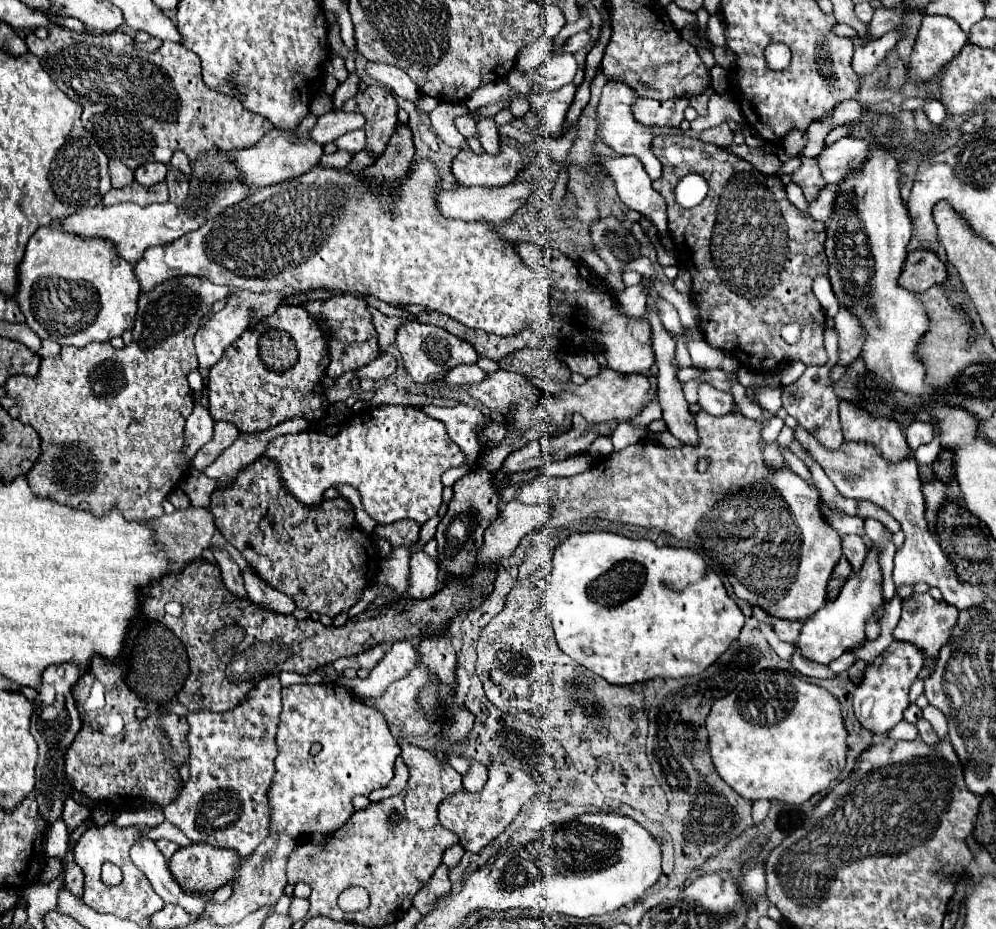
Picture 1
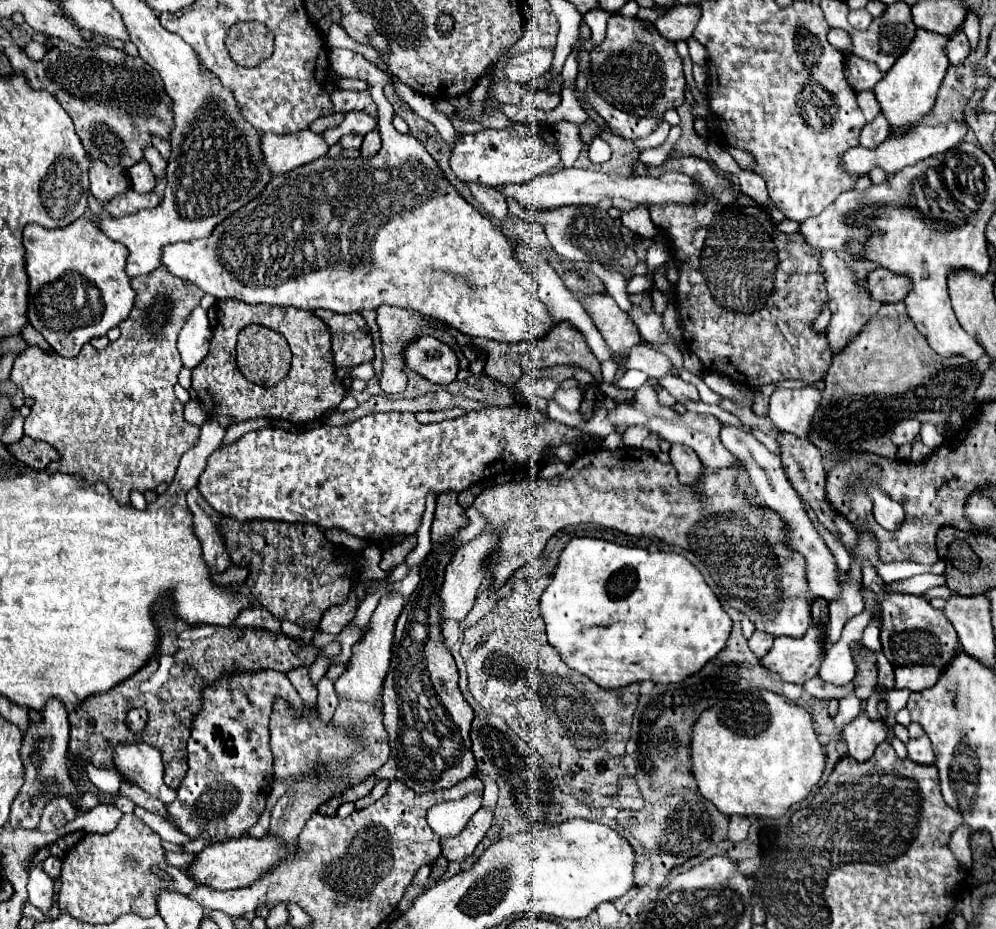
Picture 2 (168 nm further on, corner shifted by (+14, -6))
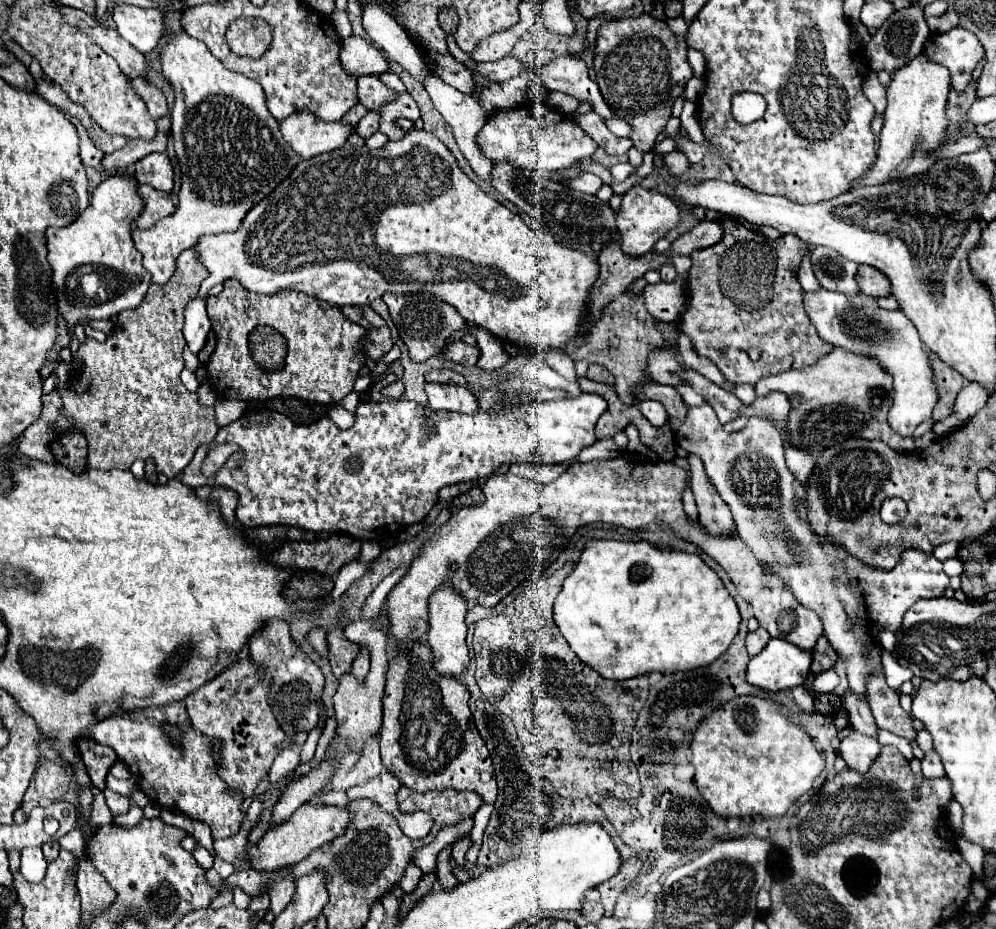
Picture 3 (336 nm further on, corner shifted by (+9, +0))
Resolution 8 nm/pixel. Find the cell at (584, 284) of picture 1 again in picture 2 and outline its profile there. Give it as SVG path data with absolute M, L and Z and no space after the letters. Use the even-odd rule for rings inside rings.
M586 295L584 307L598 331L602 333L608 347L612 347L616 359L624 357L634 345L640 343L636 325L610 295Z

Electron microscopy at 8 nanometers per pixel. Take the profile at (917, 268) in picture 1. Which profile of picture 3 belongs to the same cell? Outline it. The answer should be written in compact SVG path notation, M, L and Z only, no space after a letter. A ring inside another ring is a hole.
M869 265L859 267L857 285L859 285L859 289L863 289L865 295L871 295L871 297L889 297L891 295L889 279Z

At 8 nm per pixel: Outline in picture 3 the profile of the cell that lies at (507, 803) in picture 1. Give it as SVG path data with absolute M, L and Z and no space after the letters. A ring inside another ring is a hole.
M463 837L463 839L459 839L457 843L453 843L453 859L457 861L459 867L463 867L463 863L465 863L465 853L471 849L471 845L473 845L471 837Z

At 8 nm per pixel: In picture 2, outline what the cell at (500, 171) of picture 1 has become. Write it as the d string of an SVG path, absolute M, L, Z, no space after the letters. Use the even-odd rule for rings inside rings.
M512 123L506 129L484 129L474 135L462 135L452 149L450 167L458 179L470 183L482 183L492 187L502 187L510 183L526 183L536 175L544 175L560 165L560 153L552 131L546 139L538 137L528 123Z

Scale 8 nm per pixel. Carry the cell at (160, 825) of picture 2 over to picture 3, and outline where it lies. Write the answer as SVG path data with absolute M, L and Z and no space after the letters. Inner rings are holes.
M197 843L195 851L193 851L193 857L197 859L197 863L199 863L203 869L209 869L209 867L213 865L213 855L211 855L201 843Z

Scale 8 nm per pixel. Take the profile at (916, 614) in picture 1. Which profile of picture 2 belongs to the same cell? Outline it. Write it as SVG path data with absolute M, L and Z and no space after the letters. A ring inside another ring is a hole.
M892 593L880 595L878 601L882 607L882 653L894 667L896 689L922 691L932 687L936 679L944 673L944 669L950 665L950 661L956 657L956 651L960 651L956 629L952 627L944 611L934 609L924 597L908 595L902 601L900 593Z

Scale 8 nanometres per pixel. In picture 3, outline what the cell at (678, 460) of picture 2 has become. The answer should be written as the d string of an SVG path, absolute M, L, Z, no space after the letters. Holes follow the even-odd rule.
M687 455L687 461L691 467L691 491L699 509L701 525L713 535L733 535L735 525L729 505L725 505L725 501L717 495L717 489L713 489L701 459L697 459L697 455Z

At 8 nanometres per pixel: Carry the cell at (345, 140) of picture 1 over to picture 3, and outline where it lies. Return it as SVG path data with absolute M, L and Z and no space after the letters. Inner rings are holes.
M369 111L369 113L359 121L359 125L355 127L355 133L357 133L359 137L367 139L367 137L371 137L375 131L377 131L377 113Z

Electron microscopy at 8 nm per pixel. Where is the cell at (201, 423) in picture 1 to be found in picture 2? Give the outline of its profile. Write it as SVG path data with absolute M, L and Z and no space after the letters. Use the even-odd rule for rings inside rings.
M192 399L186 403L184 417L188 419L188 423L194 423L194 425L202 425L208 419L208 415L206 415L206 411L198 399Z

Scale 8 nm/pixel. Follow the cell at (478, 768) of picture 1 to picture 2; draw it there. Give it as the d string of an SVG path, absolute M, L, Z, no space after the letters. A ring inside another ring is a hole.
M466 795L460 801L446 801L428 811L428 825L440 837L456 837L468 823L468 819L480 809L480 795Z

